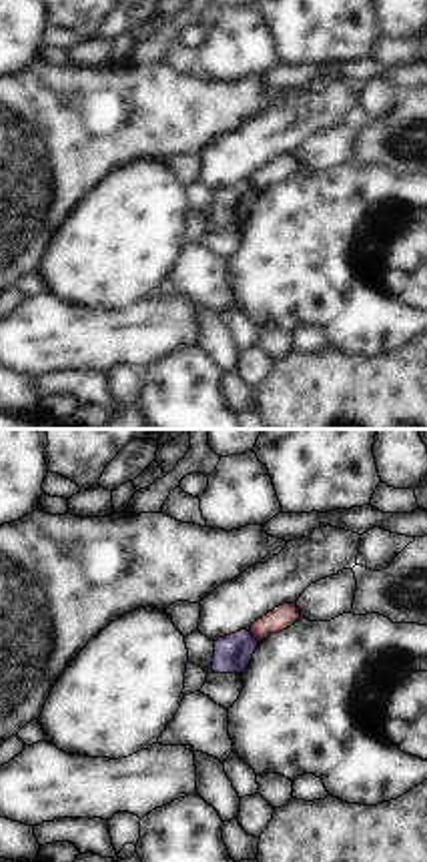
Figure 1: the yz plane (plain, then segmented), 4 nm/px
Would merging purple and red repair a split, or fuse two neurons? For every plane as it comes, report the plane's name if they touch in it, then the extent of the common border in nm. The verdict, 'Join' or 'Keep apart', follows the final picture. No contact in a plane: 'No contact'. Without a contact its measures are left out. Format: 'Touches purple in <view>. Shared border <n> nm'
Touches purple in yz. Shared border 70 nm

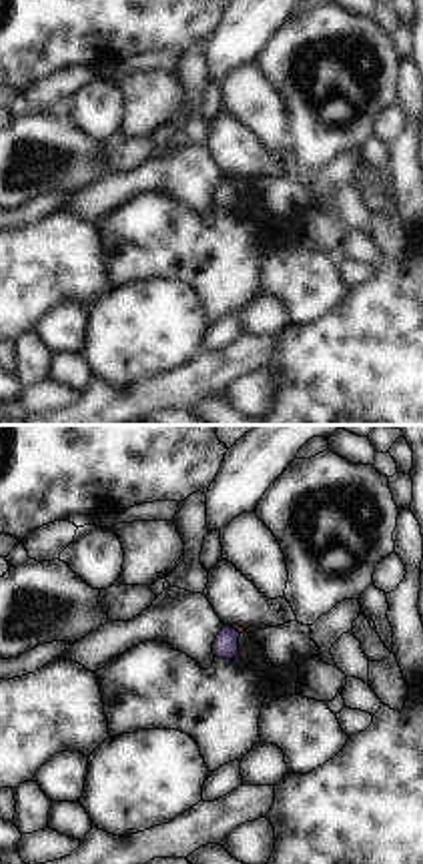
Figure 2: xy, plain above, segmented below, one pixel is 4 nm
Touches purple in xy. Shared border 60 nm

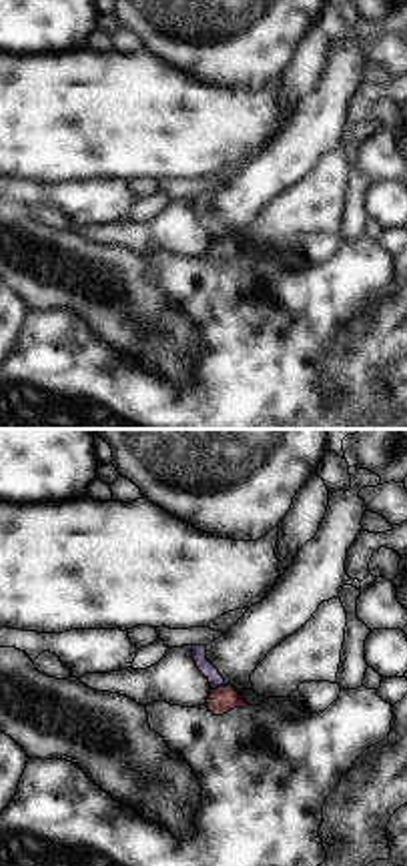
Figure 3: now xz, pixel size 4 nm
Touches purple in xz. Shared border 50 nm

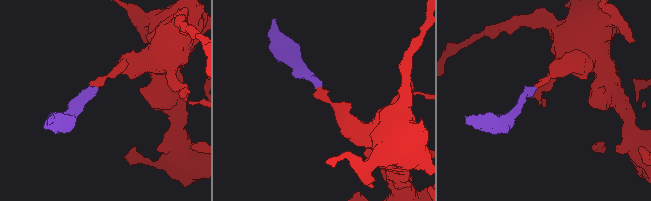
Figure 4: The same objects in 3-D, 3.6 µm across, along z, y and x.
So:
Keep apart

